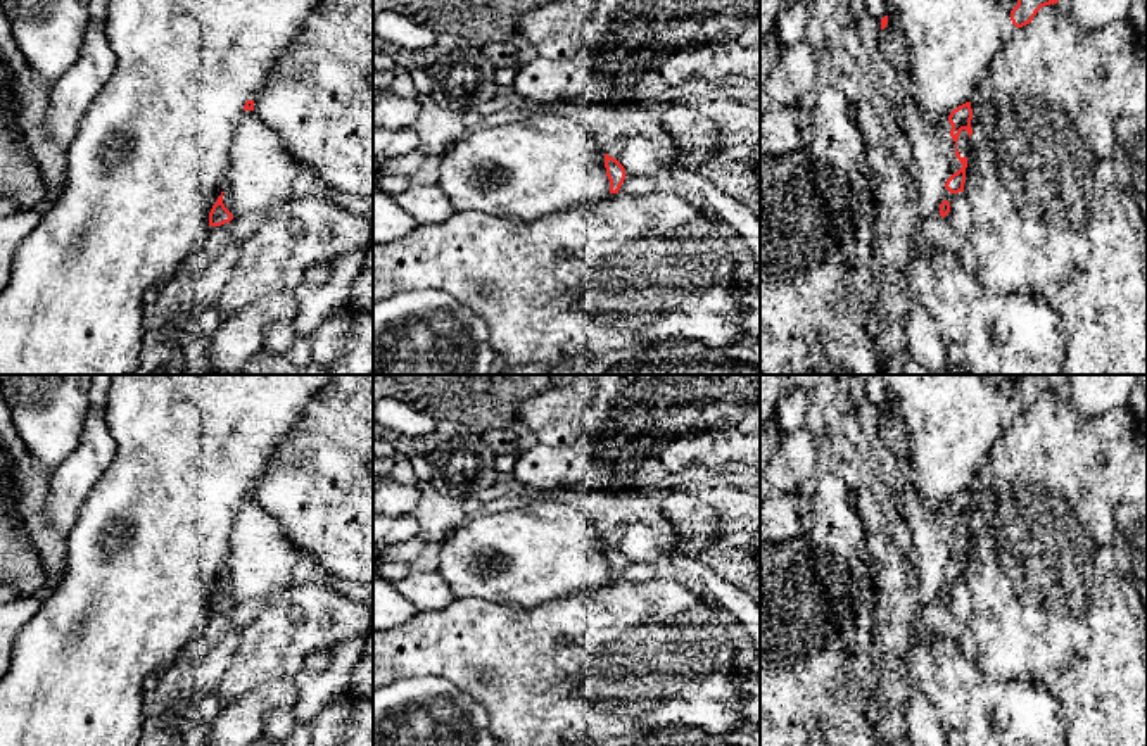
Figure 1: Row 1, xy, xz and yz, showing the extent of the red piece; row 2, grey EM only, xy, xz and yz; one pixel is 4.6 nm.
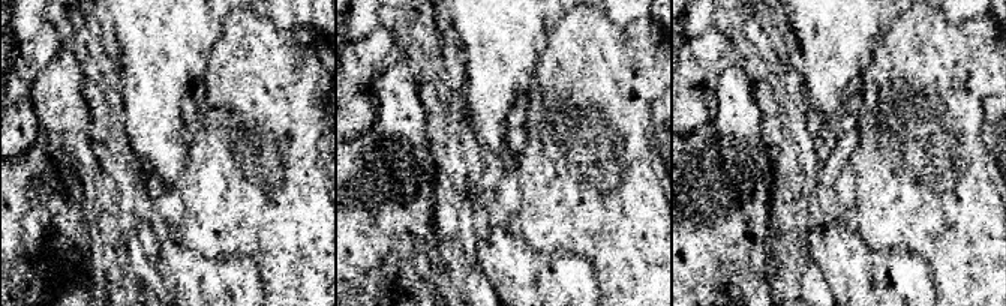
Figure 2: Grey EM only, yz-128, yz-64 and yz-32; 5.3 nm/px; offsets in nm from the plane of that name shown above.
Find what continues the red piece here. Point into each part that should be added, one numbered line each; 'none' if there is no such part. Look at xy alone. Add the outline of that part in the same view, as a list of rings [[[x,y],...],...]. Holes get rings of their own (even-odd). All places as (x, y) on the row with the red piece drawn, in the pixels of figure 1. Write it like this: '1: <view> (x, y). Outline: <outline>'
1: xy (151, 158). Outline: [[[109,0],[105,38],[116,55],[116,69],[92,102],[67,149],[66,185],[41,216],[38,226],[16,249],[10,283],[0,292],[0,375],[133,375],[149,328],[143,295],[168,283],[180,262],[209,228],[209,212],[225,190],[231,166],[230,145],[247,100],[261,90],[271,64],[297,36],[309,12],[325,0]]]

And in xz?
1: xz (525, 170). Outline: [[[539,112],[453,142],[442,154],[439,186],[454,211],[482,211],[511,221],[535,221],[612,195],[598,138],[572,117]]]

